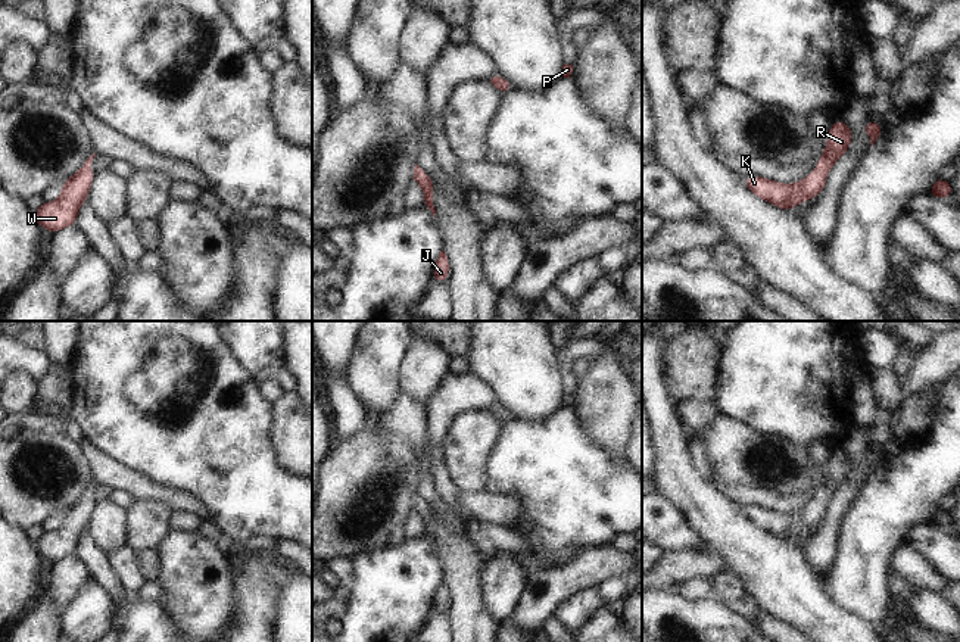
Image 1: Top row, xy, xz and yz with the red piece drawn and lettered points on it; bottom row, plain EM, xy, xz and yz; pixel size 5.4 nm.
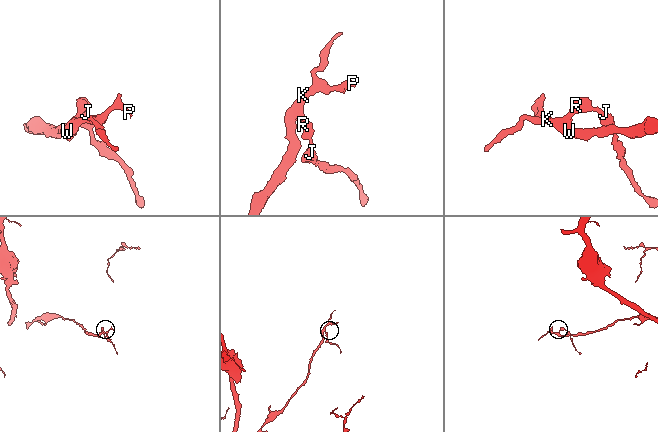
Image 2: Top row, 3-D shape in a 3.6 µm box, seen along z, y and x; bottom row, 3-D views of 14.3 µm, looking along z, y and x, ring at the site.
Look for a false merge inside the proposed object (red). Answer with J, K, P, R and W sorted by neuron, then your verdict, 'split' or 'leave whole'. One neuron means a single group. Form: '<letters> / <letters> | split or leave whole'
J K P R W | leave whole

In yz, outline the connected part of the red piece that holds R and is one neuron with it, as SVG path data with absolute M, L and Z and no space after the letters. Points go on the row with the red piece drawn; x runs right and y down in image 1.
M839 119L830 125L826 149L817 160L817 168L801 181L782 184L770 178L749 175L742 178L742 183L758 199L770 202L782 211L791 211L797 203L811 200L825 190L829 169L848 150L851 141L851 128Z

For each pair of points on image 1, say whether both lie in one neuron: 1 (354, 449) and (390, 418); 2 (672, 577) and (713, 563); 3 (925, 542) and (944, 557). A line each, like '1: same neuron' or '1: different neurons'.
1: different neurons
2: same neuron
3: same neuron

